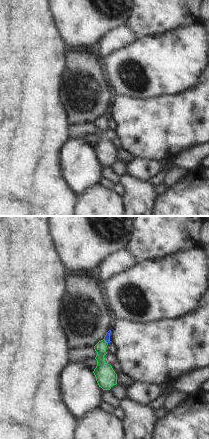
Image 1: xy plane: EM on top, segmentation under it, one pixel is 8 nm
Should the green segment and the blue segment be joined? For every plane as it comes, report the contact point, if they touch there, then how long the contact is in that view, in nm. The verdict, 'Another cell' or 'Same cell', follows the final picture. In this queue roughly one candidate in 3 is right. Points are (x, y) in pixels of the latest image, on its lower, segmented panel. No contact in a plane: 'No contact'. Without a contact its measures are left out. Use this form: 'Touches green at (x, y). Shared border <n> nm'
Touches green at (105, 341). Shared border 50 nm

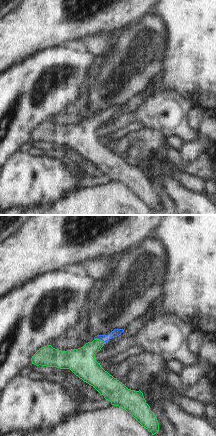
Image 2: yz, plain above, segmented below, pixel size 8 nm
Touches green at (98, 339). Shared border 90 nm

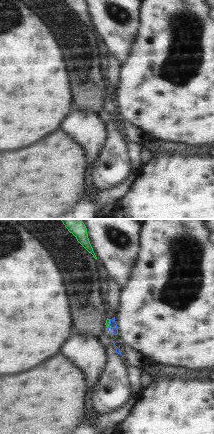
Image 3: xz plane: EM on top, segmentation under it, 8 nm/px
Touches green at (109, 323). Shared border 80 nm

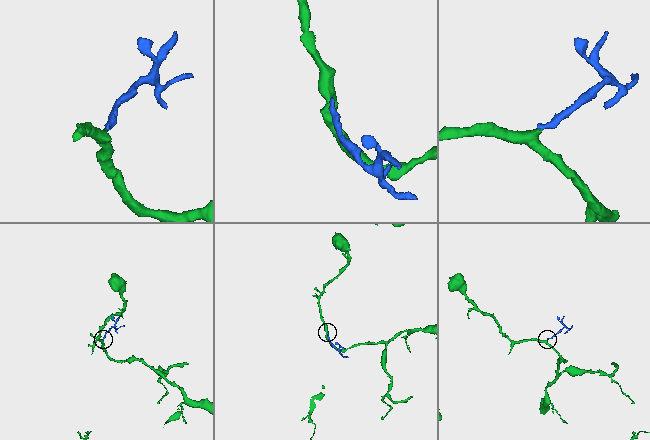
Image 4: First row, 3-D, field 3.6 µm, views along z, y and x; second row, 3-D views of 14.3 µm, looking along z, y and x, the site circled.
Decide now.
Same cell

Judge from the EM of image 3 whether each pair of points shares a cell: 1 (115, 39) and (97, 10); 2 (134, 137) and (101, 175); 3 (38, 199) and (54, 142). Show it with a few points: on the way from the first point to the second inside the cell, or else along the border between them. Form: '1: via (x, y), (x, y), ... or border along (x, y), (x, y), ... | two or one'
1: via (115, 32), (115, 28), (104, 17) | one
2: border along (120, 131), (127, 140) | two
3: via (38, 185), (53, 167), (54, 156) | one

